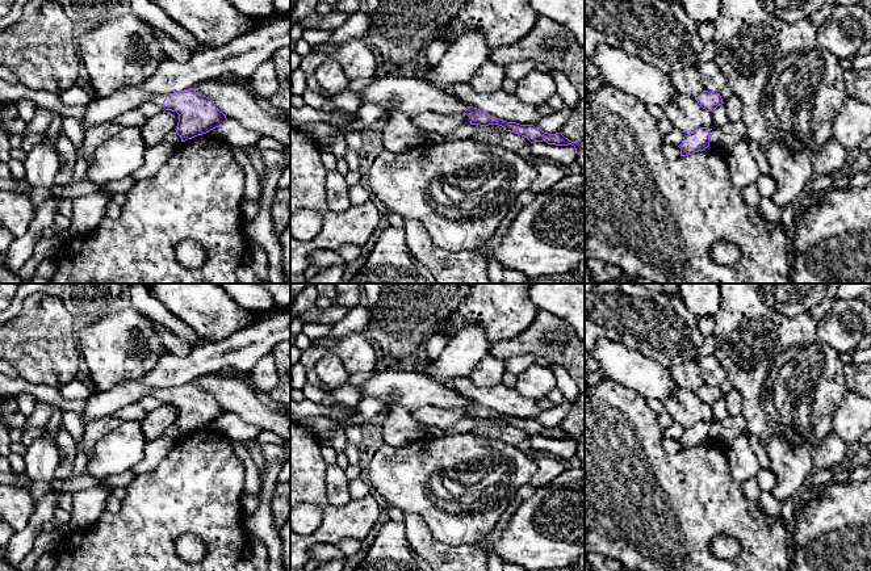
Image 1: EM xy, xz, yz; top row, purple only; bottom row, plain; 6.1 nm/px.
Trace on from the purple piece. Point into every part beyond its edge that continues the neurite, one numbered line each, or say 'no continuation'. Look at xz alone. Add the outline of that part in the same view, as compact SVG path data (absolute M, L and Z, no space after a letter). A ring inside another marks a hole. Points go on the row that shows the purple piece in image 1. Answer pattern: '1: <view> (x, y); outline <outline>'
1: xz (410, 95); outline M410 76L373 79L359 97L363 104L377 104L389 112L401 110L409 116L426 112L453 116L468 109L468 105L456 96L431 85L424 79Z

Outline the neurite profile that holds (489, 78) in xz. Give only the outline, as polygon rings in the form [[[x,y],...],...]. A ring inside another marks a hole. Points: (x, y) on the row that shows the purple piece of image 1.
[[[486,60],[476,70],[469,80],[469,84],[478,92],[495,92],[502,89],[504,77],[504,67],[491,60]]]

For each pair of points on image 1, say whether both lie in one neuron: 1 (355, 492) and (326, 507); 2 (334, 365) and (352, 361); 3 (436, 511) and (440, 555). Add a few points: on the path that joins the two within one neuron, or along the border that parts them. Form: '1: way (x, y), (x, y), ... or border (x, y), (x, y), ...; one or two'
1: border (369, 494), (351, 499); two
2: border (313, 368), (326, 353), (334, 353), (351, 374); two
3: border (419, 516), (436, 538), (452, 545), (469, 545); two

